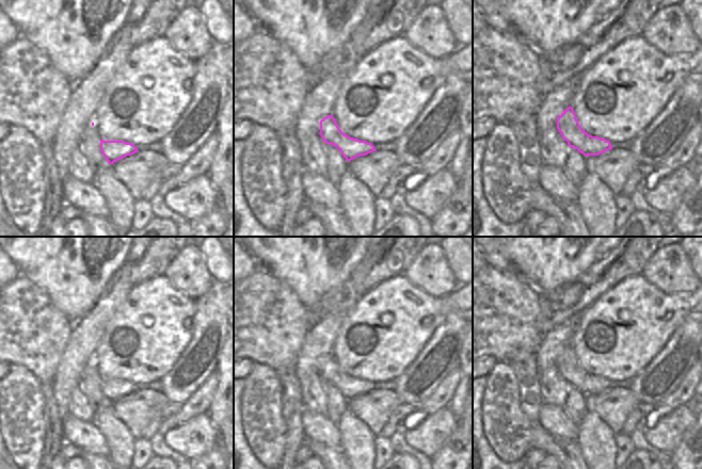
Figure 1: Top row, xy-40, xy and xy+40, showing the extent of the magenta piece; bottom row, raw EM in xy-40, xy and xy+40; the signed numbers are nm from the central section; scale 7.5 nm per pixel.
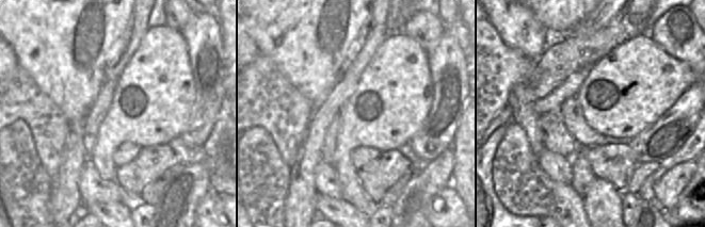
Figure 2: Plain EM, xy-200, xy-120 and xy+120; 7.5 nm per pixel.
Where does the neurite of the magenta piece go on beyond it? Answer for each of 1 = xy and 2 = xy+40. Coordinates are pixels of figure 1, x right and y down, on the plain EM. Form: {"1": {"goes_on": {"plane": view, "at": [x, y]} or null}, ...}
{"1": {"goes_on": null}, "2": {"goes_on": null}}

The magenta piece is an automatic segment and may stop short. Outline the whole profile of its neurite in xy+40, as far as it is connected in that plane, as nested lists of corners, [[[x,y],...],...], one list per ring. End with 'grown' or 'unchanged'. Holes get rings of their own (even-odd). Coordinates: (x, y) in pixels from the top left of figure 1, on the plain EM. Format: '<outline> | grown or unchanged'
[[[572,345],[565,347],[557,357],[557,368],[569,385],[584,394],[599,394],[612,388],[610,379],[592,375],[580,366]]] | unchanged

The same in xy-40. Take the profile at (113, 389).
[[[100,378],[100,389],[109,403],[113,403],[114,401],[139,390],[133,383],[125,379],[103,378]]] | unchanged

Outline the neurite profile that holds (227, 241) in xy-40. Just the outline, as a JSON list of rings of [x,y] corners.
[[[220,237],[226,250],[234,258],[234,237]]]

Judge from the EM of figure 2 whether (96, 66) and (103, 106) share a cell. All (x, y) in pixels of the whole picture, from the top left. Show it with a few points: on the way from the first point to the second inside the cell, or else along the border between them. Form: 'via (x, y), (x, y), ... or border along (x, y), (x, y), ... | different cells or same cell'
border along (106, 79), (91, 108) | different cells

